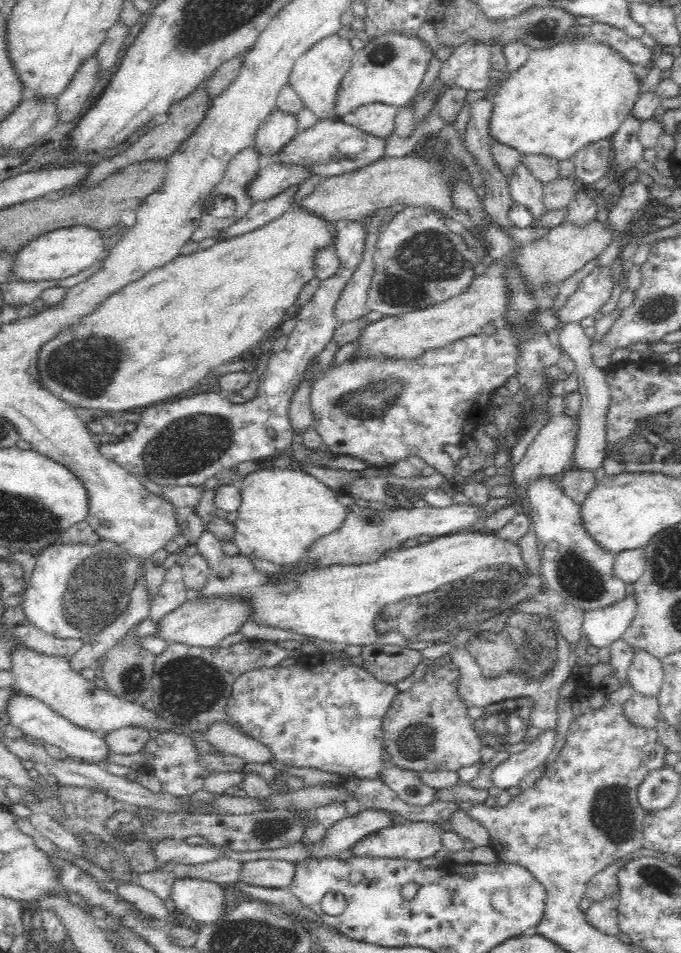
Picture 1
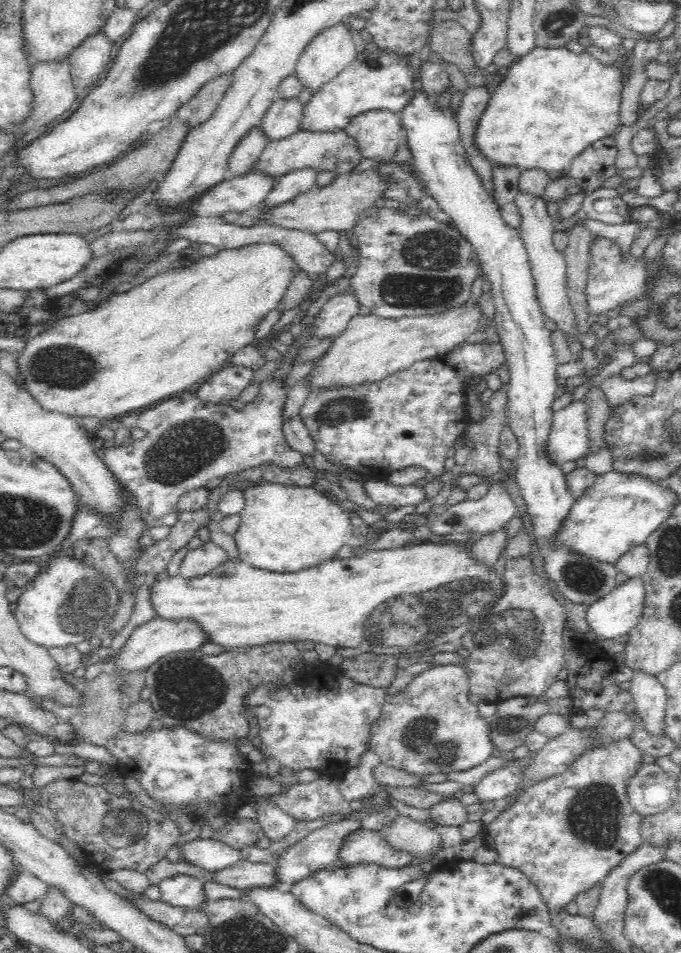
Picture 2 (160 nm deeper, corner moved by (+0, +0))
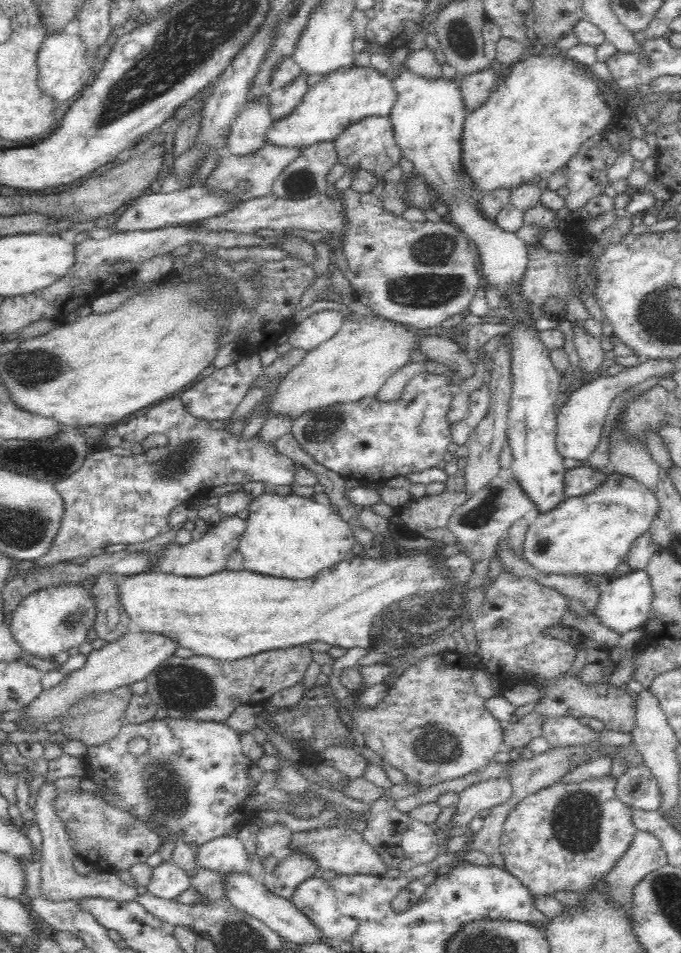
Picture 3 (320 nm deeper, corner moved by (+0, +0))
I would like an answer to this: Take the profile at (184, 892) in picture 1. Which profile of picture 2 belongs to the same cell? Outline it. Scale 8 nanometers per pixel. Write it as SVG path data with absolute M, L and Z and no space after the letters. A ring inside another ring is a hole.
M176 874L165 878L159 882L158 888L160 900L172 906L202 911L209 902L204 883L188 875Z

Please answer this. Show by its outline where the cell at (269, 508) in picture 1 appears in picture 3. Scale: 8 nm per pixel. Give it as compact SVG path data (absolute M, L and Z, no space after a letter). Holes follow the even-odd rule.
M268 489L250 499L247 509L248 518L238 546L246 570L275 577L305 579L347 558L346 553L355 544L352 529L348 521L342 520L336 505L326 506L300 494L276 494Z

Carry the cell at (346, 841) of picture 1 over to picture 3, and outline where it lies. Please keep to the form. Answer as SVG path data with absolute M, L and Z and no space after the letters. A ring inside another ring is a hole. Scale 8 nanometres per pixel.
M292 849L289 853L282 852L280 860L276 866L266 875L264 875L264 885L270 891L282 895L282 897L290 899L293 892L299 884L302 884L307 878L312 878L314 875L319 874L320 863L314 857L314 853L308 851L300 851L300 849Z

